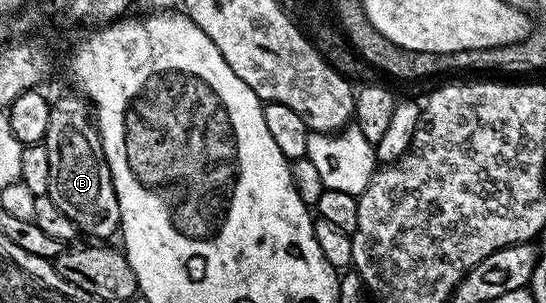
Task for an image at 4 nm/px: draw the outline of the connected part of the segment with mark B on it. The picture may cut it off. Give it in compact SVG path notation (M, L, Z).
M79 94L64 95L60 100L52 103L50 113L50 129L46 129L44 148L50 153L50 189L48 196L74 221L77 232L81 236L93 235L93 240L108 241L111 235L115 236L120 230L120 210L118 209L118 197L114 189L114 181L110 177L110 165L106 161L106 153L102 149L100 131L96 128L93 112L87 98Z

